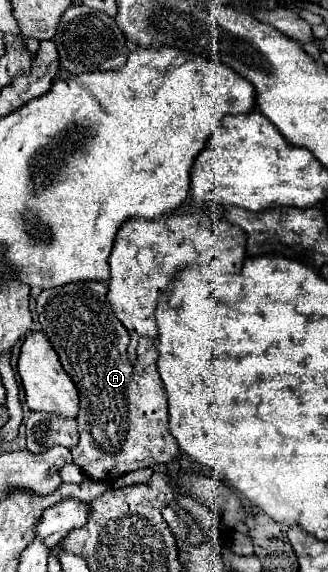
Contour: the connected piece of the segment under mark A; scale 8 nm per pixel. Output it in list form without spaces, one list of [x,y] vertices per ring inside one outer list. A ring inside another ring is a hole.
[[[76,281],[70,285],[60,285],[54,289],[46,289],[38,295],[36,311],[42,329],[50,339],[50,345],[58,353],[62,367],[72,377],[80,393],[80,415],[76,419],[80,443],[72,449],[74,463],[84,471],[88,479],[114,483],[118,477],[130,471],[152,467],[158,463],[170,463],[178,455],[178,443],[168,433],[168,407],[156,365],[156,345],[150,337],[144,337],[138,345],[136,363],[128,361],[126,347],[130,335],[126,327],[116,319],[106,299],[106,293],[106,281]]]

